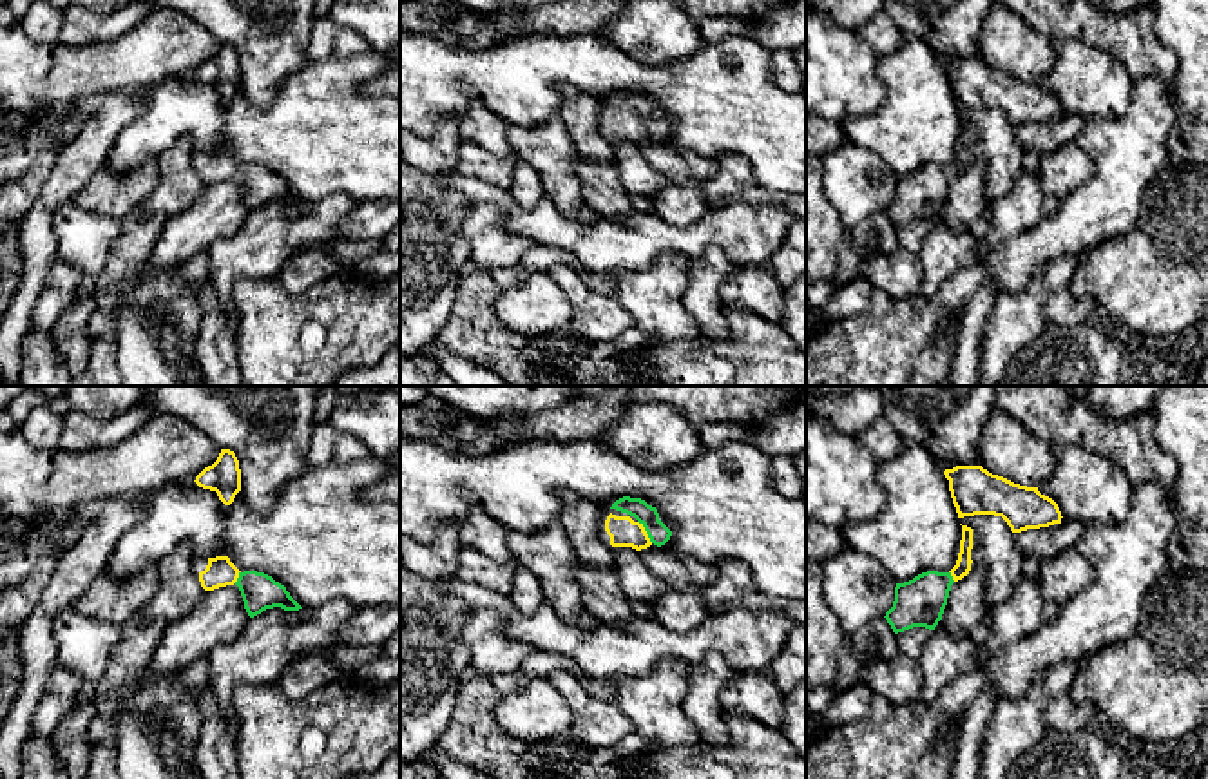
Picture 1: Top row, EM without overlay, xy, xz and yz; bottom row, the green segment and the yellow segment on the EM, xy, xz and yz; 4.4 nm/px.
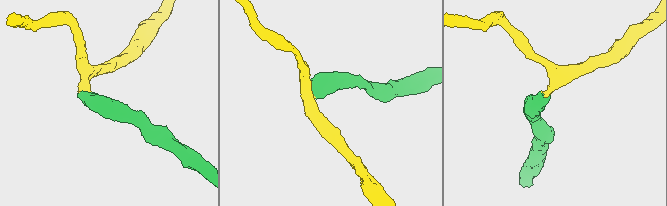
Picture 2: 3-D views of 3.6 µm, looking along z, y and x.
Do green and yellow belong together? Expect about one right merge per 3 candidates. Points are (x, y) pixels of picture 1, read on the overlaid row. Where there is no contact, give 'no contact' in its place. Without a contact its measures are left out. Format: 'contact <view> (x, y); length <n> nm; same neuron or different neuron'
contact xz (645, 529); length 120 nm; same neuron

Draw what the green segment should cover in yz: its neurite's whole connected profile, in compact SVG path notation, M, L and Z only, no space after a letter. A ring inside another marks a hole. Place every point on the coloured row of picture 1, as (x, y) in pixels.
M962 525L958 560L949 572L927 571L896 583L893 607L884 616L895 634L913 627L935 630L947 605L951 585L971 571L971 549L973 529Z

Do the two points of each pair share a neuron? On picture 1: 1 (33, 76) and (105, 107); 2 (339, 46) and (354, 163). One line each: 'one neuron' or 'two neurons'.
1: two neurons
2: two neurons

